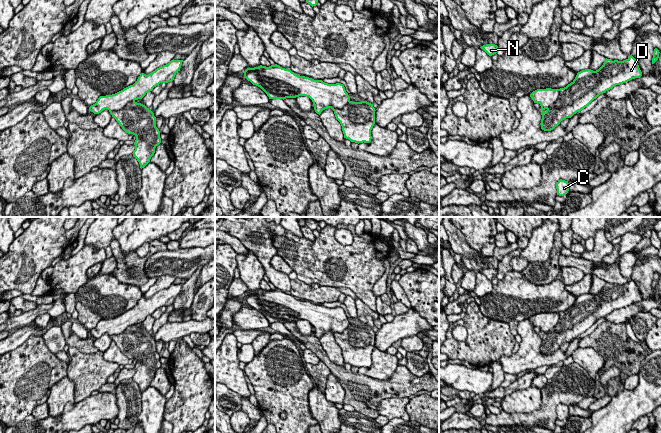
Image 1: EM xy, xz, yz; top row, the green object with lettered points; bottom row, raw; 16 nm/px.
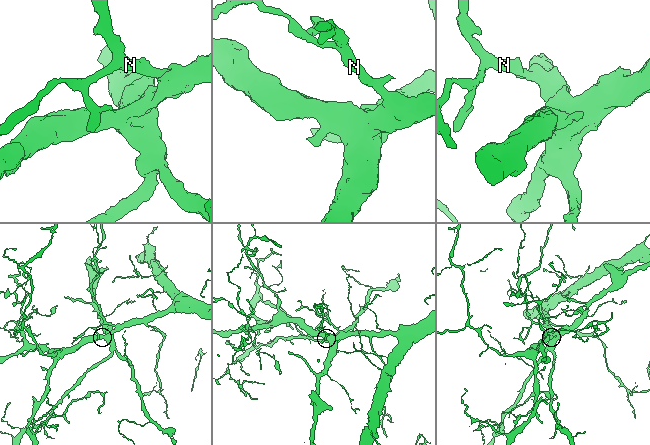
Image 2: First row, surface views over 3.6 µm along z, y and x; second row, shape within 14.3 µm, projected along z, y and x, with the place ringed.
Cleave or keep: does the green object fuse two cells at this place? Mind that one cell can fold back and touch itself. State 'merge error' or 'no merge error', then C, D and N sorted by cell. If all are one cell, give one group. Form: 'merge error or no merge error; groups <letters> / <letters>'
merge error; groups C D / N

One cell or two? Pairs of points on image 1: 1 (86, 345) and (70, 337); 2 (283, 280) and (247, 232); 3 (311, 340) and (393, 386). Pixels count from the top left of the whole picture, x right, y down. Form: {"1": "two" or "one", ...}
{"1": "one", "2": "one", "3": "one"}

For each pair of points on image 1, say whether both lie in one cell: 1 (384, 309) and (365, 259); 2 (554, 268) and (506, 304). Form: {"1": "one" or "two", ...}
{"1": "two", "2": "two"}

